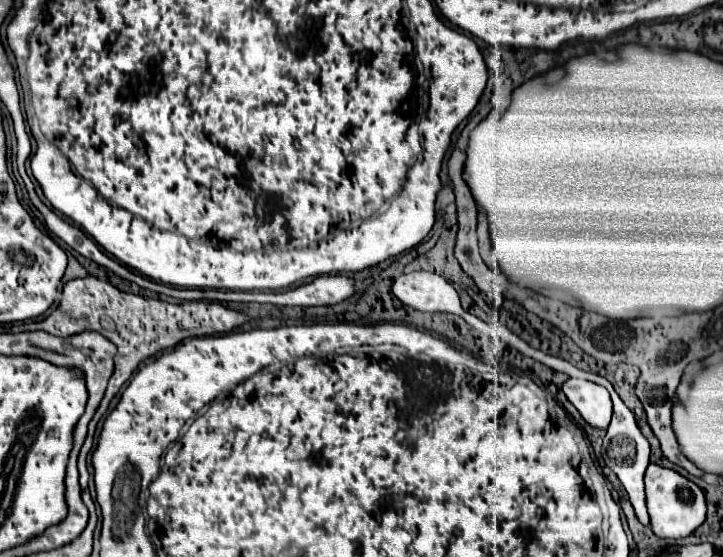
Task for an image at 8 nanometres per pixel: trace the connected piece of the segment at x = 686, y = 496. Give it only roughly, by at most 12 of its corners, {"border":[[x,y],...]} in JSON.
{"border":[[658,464],[646,504],[660,538],[686,538],[706,520],[704,492]]}

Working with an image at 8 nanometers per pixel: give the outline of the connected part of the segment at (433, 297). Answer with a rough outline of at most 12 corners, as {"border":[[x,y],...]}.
{"border":[[402,274],[392,292],[422,312],[456,314],[482,332],[440,274]]}

